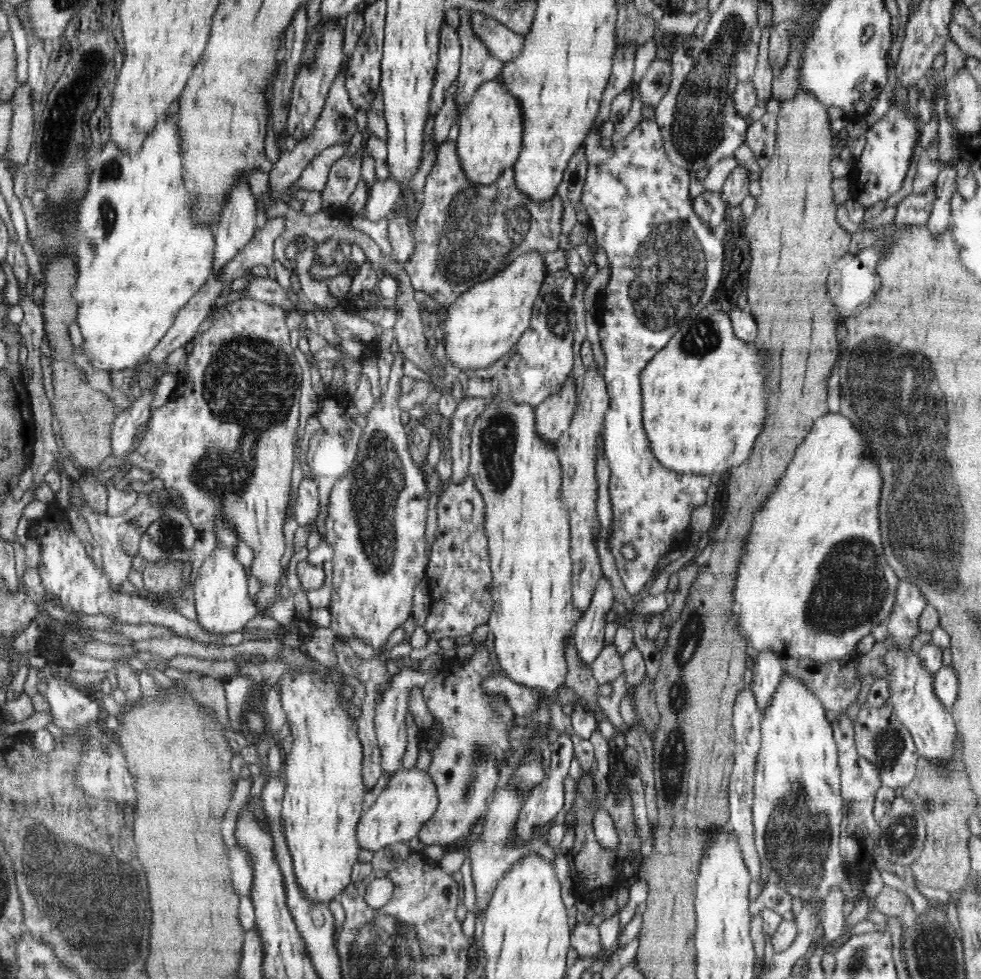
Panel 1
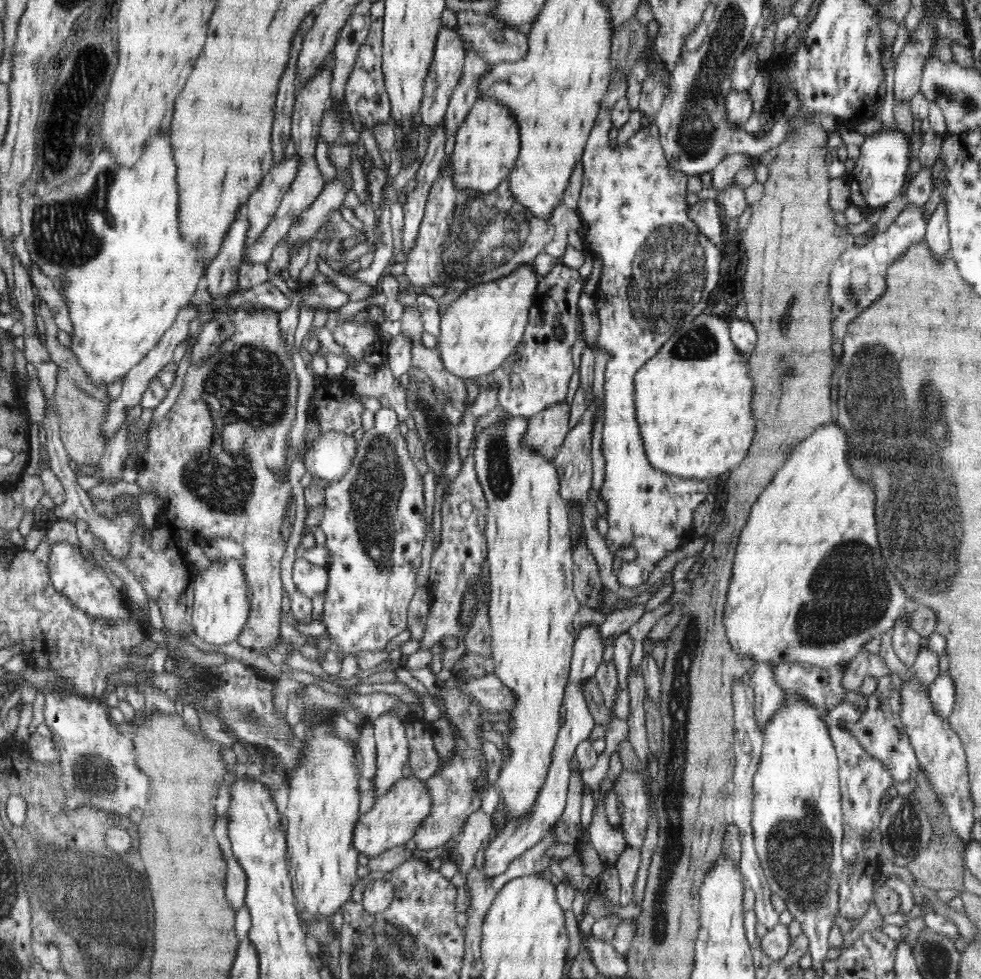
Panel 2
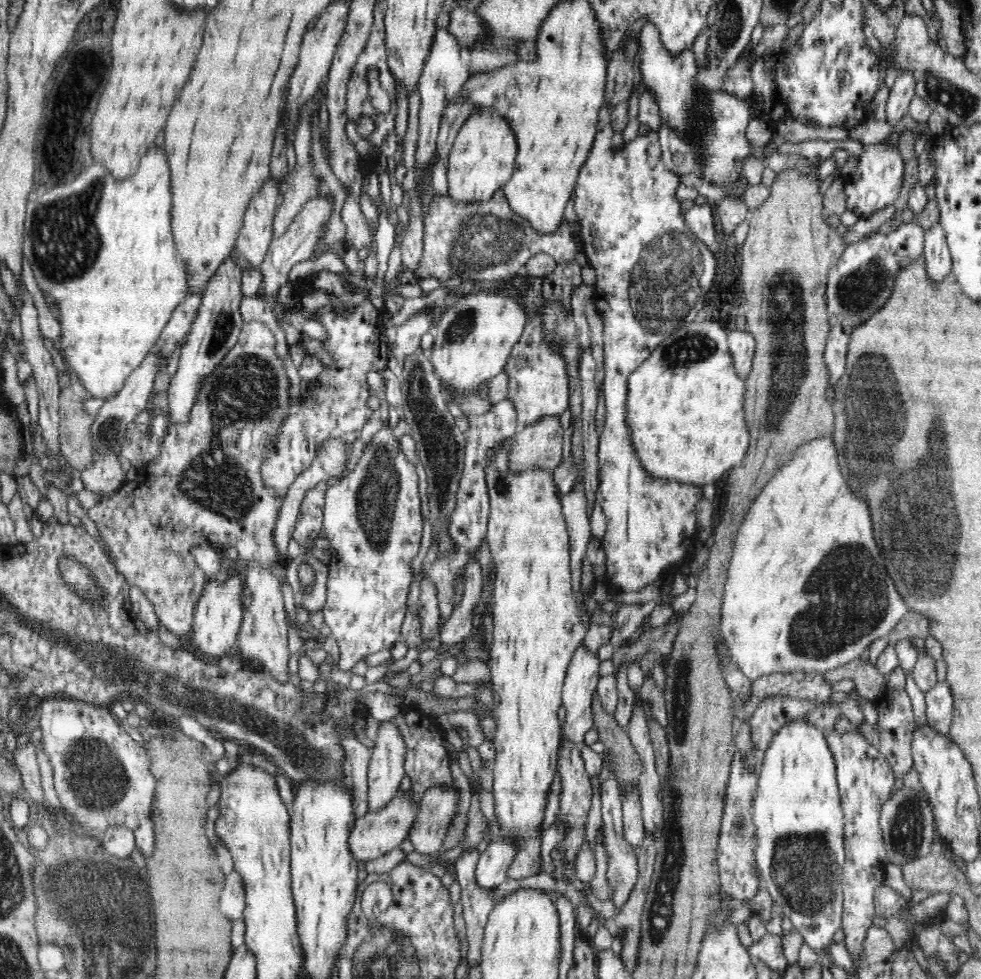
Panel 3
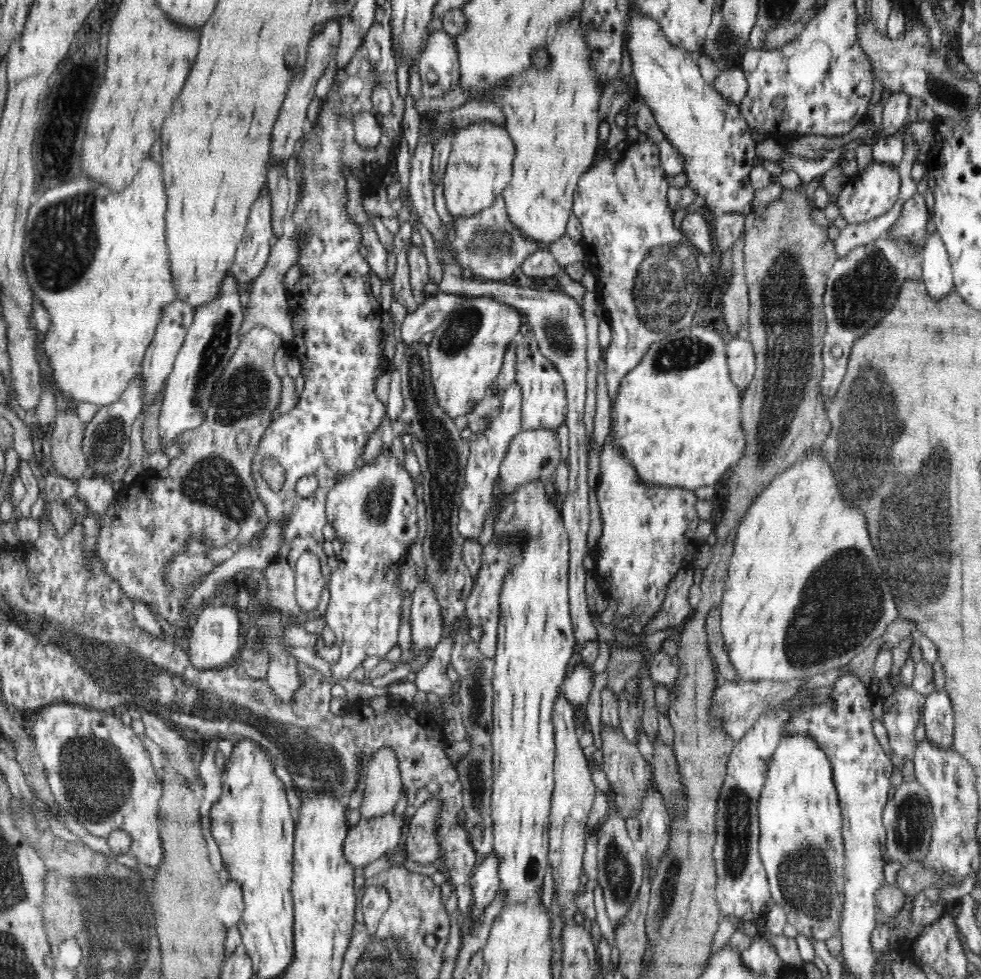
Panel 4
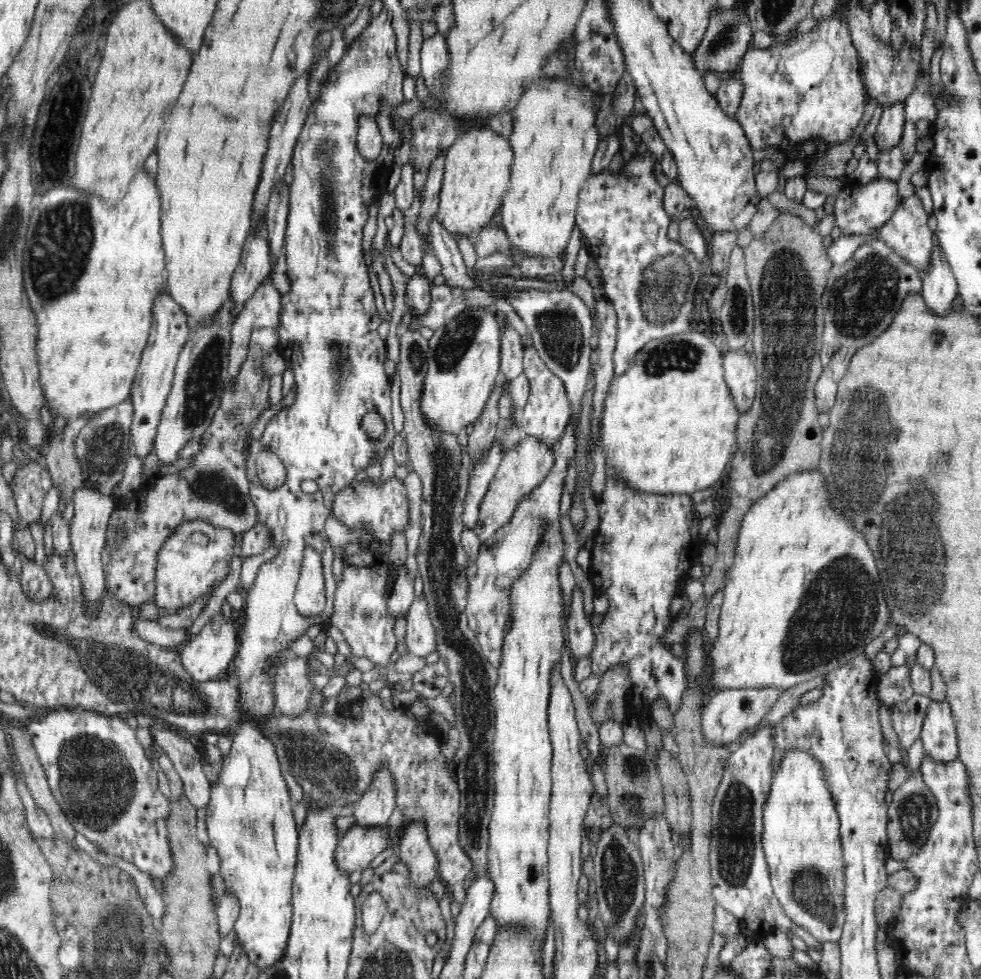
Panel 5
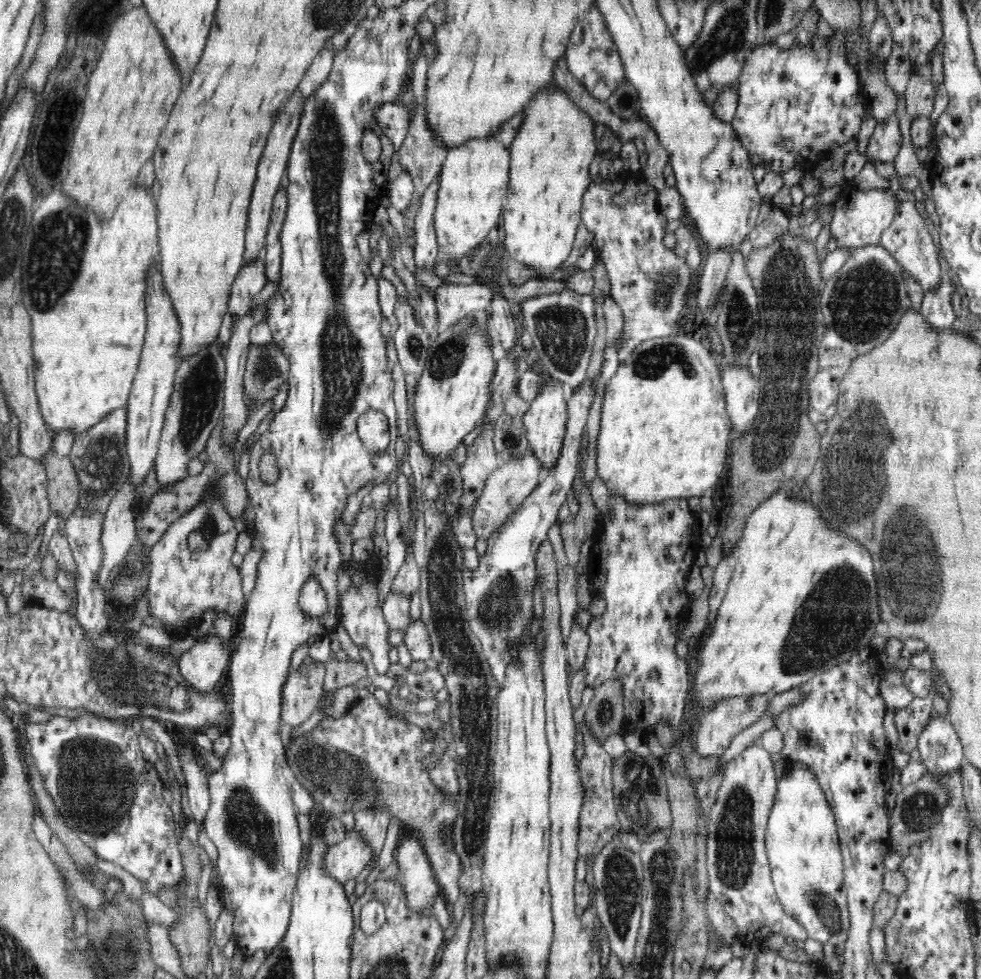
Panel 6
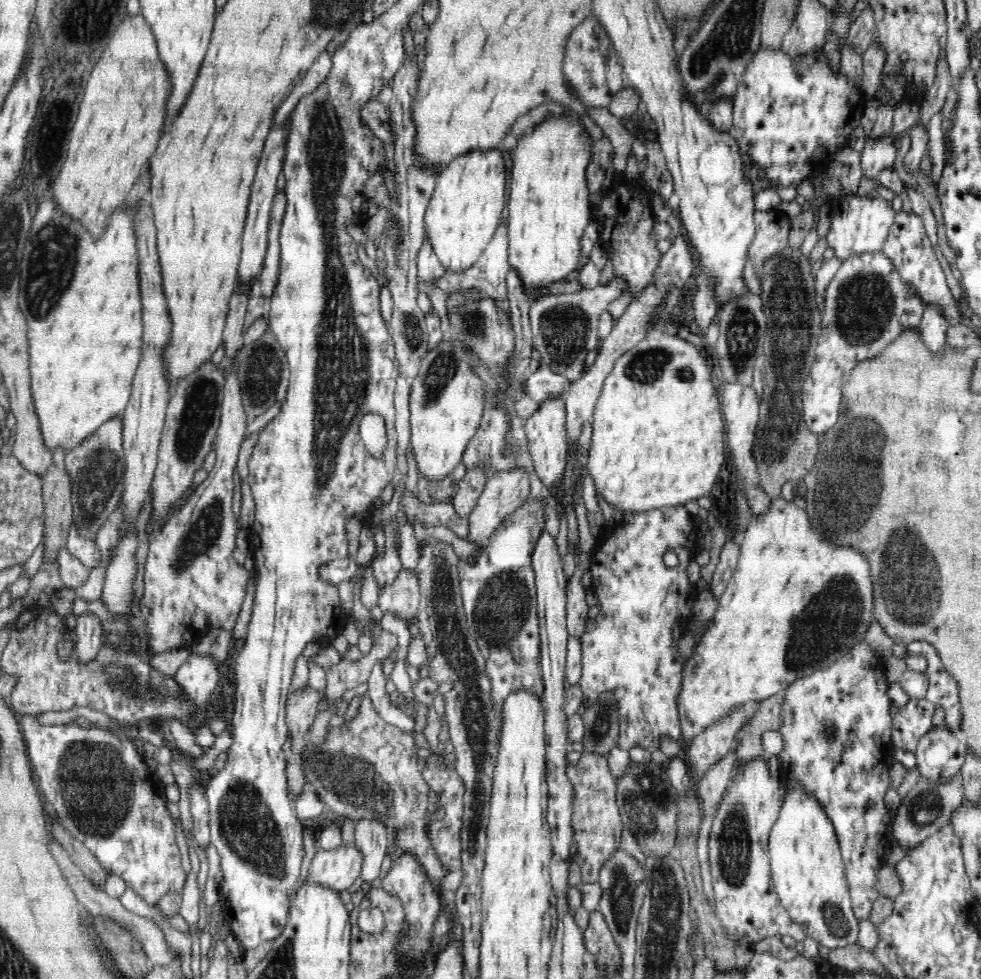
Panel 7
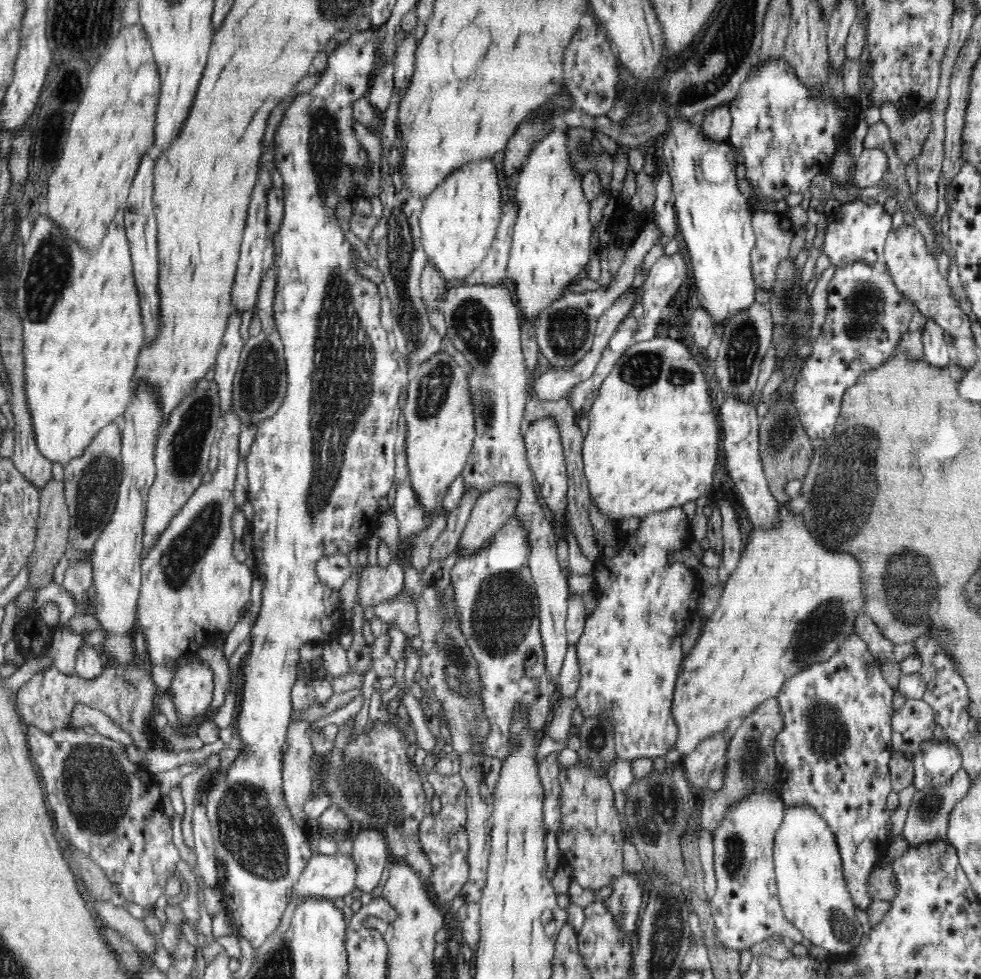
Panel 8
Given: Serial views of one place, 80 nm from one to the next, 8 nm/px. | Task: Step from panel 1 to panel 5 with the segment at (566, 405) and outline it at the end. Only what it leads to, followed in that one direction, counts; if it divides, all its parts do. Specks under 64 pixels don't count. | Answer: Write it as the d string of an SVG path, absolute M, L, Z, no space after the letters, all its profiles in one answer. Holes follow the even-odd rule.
M523 434L519 444L505 453L500 466L496 468L487 496L484 496L480 504L478 523L474 531L482 544L488 543L489 538L511 520L520 502L542 483L552 470L552 466L554 466L552 446L534 436Z

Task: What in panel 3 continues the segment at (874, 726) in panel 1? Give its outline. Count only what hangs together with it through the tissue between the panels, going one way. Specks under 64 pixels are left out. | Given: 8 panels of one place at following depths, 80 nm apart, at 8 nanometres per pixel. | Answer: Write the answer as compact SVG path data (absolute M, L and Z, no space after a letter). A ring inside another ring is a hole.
M899 666L892 670L890 674L884 674L884 684L880 686L878 697L874 700L877 709L878 724L874 729L867 721L864 721L858 728L852 728L852 732L861 734L871 745L885 756L893 769L896 779L903 779L914 767L913 754L911 749L911 738L916 727L914 722L914 712L910 697L906 693L906 677L904 670Z

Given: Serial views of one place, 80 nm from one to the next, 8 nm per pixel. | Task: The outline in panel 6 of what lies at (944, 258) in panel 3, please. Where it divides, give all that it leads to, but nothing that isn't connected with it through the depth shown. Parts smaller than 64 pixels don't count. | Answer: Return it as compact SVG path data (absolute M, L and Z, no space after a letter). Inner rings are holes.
M941 278L936 290L928 290L923 294L920 306L922 317L936 329L950 327L957 318L952 309L952 295L956 286L949 278Z

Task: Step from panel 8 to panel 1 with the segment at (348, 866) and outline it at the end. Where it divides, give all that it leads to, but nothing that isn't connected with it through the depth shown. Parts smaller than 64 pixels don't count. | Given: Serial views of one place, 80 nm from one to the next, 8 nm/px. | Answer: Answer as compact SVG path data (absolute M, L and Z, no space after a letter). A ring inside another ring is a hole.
M414 767L409 770L402 769L396 775L391 776L380 796L374 801L374 804L363 811L357 824L356 839L358 839L362 849L366 848L375 852L386 846L393 848L396 842L407 842L412 840L414 836L418 836L423 824L430 820L438 806L436 786L428 773Z

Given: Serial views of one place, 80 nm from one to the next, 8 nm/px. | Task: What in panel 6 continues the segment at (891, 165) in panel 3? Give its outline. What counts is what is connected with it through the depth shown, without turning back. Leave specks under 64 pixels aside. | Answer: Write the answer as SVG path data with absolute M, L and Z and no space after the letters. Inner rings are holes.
M850 188L840 198L832 202L834 215L829 224L830 236L836 238L838 248L851 248L851 250L854 250L863 246L870 246L870 244L879 244L881 234L885 228L891 225L899 204L892 195L892 191L890 189L872 189L852 192L852 188Z

